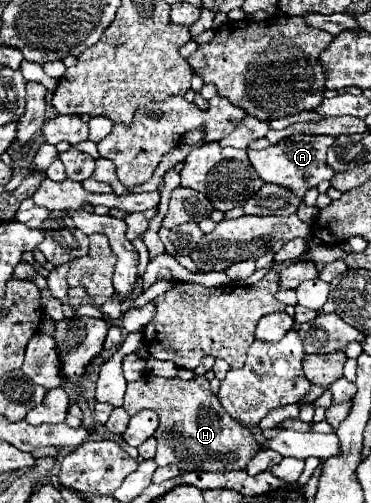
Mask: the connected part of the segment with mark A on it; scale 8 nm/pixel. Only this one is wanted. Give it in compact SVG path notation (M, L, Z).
M293 134L289 138L283 138L275 146L269 146L265 150L251 150L249 160L253 168L257 170L259 178L265 184L279 184L283 188L291 188L295 196L303 200L305 192L315 188L321 180L331 178L335 172L327 166L325 152L335 142L333 136L309 136L309 134Z

